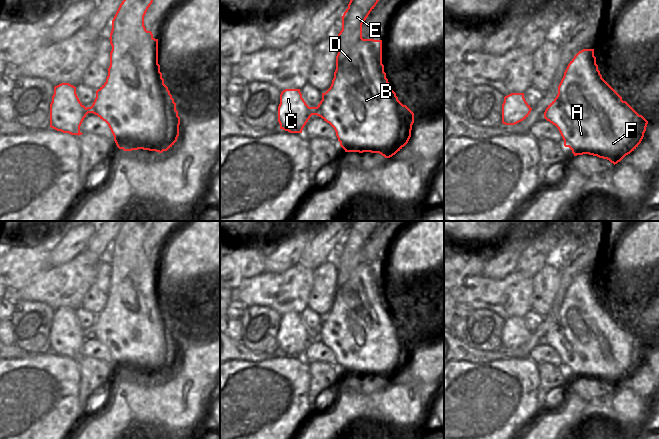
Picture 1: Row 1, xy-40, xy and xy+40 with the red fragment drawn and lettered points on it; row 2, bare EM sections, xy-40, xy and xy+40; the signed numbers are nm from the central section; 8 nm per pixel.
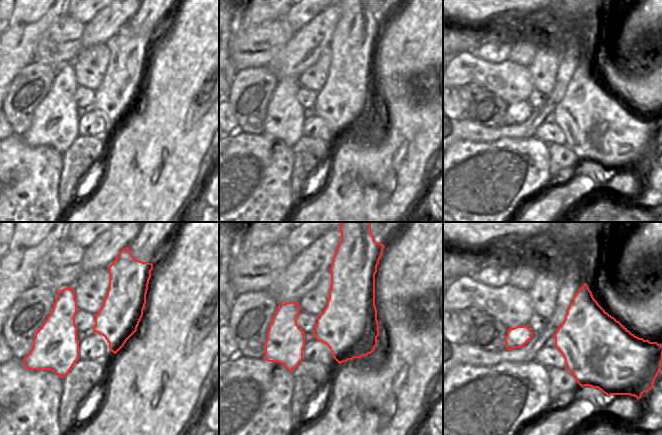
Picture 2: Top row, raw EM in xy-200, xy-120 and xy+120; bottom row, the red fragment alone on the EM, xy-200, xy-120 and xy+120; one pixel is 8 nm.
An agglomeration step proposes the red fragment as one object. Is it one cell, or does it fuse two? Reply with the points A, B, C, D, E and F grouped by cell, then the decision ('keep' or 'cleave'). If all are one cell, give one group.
groups A B D E F / C; cleave

